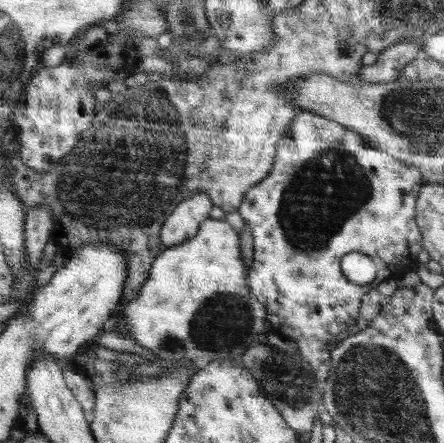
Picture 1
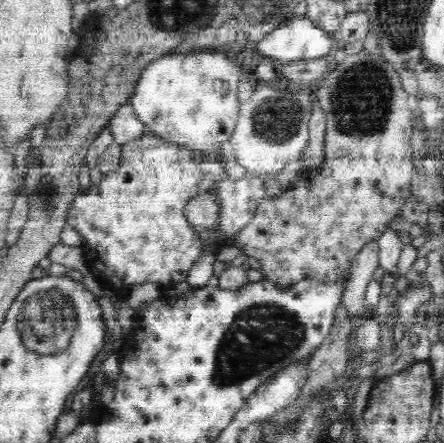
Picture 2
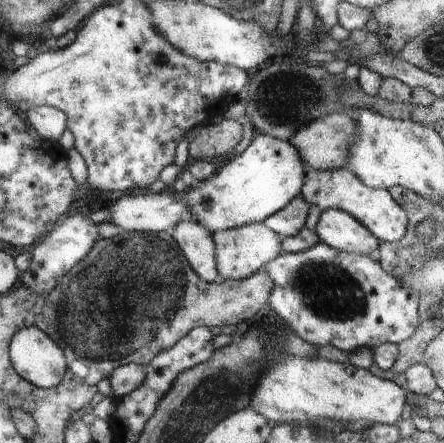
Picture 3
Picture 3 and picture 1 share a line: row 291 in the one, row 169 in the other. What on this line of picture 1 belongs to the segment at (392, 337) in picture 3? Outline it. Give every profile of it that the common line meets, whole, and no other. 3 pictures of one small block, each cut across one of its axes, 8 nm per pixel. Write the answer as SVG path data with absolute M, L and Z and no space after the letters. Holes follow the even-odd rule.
M303 110L299 114L299 118L295 118L295 122L291 124L291 130L287 132L285 140L279 142L279 154L277 154L277 162L275 162L275 170L271 170L271 174L259 182L259 186L251 188L243 206L237 210L241 214L241 218L245 220L251 236L253 236L253 266L251 270L247 272L249 274L249 286L253 290L253 294L259 298L259 302L267 308L269 316L271 316L271 326L273 326L273 332L277 336L283 336L287 340L295 340L297 346L299 346L299 352L303 354L305 360L309 360L309 364L315 368L319 380L321 380L321 386L325 384L325 380L329 380L329 372L331 372L331 354L325 352L325 344L327 342L335 342L339 338L345 336L345 330L351 326L351 324L357 324L357 316L359 316L359 308L361 308L361 300L363 296L375 288L377 284L381 284L381 280L389 278L389 276L403 276L403 272L411 272L411 270L417 270L417 254L421 250L421 238L417 228L415 226L417 222L413 222L413 206L417 206L415 202L415 196L417 196L417 190L419 190L419 184L421 184L421 178L419 178L419 172L415 168L407 168L403 166L403 162L395 160L393 156L387 156L385 152L373 148L369 144L369 140L363 136L363 134L357 134L357 132L351 132L349 128L345 128L343 124L337 124L335 120L327 120L323 116L319 116L317 112L309 112L309 110ZM351 252L365 252L367 256L371 256L371 262L377 270L377 276L371 284L367 286L355 286L351 280L345 278L345 272L343 272L343 258Z

